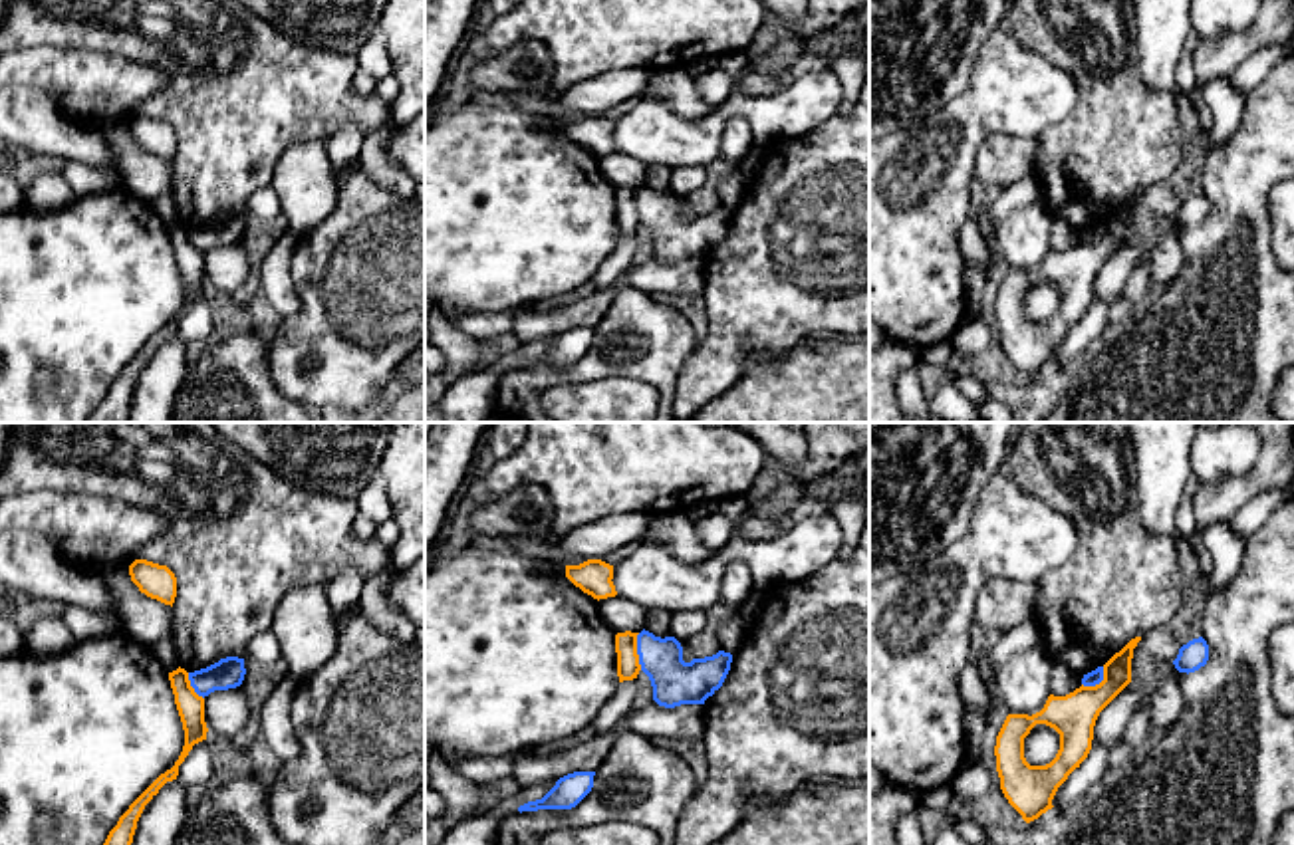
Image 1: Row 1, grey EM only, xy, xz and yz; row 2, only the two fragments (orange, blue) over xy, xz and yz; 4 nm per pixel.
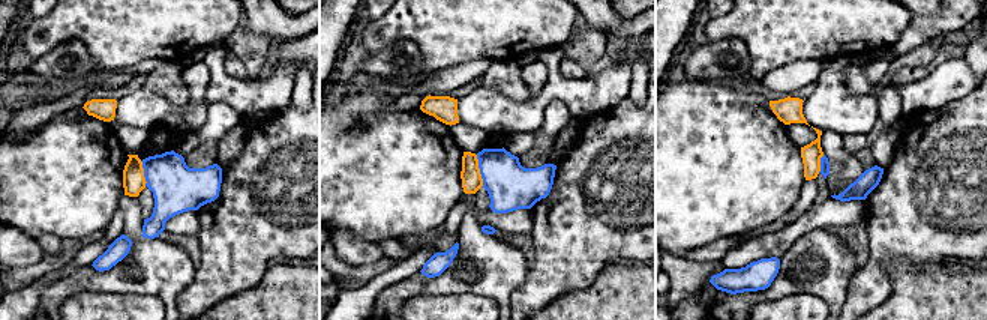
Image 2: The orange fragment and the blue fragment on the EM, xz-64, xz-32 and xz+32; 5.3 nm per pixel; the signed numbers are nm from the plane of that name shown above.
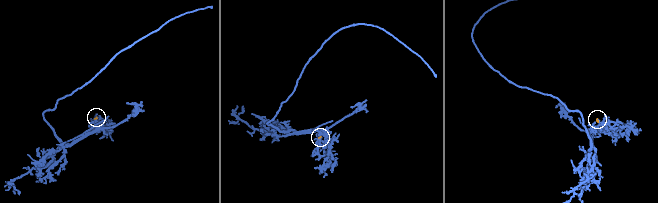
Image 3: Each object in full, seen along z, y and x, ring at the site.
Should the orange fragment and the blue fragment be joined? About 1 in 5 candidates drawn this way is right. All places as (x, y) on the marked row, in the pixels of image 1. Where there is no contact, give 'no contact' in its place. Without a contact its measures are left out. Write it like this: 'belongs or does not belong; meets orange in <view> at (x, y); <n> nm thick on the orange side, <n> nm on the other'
does not belong; meets orange in xz at (636, 651); 100 nm thick on the orange side, 180 nm on the other

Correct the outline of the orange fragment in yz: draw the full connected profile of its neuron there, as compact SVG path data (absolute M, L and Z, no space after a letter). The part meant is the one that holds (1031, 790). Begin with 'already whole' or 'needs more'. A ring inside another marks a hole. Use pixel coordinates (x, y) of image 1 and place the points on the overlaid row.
already whole; M1141 637L1131 639L1119 653L1115 653L1103 664L1103 680L1096 686L1080 686L1066 696L1050 694L1044 708L1032 716L1028 714L1008 714L994 746L996 772L1000 778L1000 789L1008 803L1022 815L1026 823L1038 819L1042 813L1052 809L1052 799L1058 787L1068 780L1068 776L1080 768L1088 758L1094 740L1094 726L1100 712L1131 682L1131 659L1133 649ZM1036 724L1046 724L1060 734L1060 750L1056 758L1046 766L1030 766L1024 758L1024 738Z

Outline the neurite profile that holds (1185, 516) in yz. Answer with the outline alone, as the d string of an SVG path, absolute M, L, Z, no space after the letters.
M1189 496L1181 500L1175 520L1177 520L1177 538L1185 540L1197 538L1195 508Z

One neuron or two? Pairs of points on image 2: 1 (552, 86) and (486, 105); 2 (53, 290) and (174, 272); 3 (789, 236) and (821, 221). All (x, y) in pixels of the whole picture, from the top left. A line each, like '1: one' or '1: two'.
1: one
2: one
3: one

